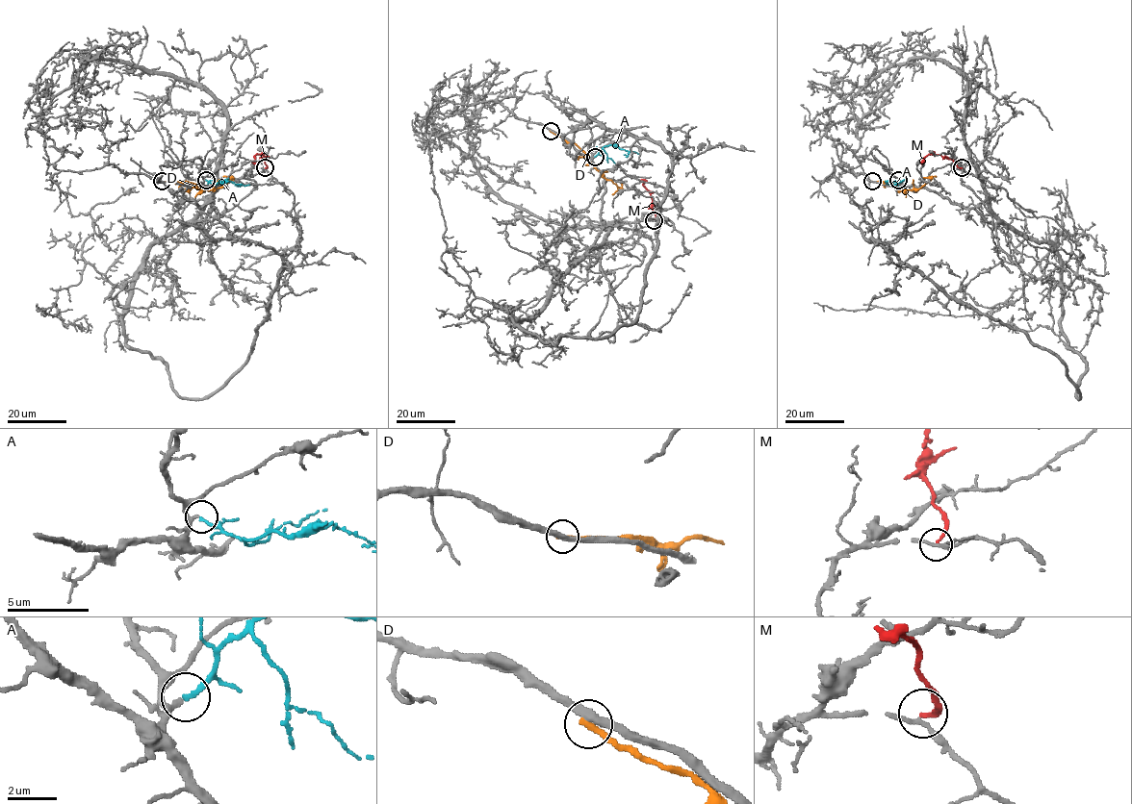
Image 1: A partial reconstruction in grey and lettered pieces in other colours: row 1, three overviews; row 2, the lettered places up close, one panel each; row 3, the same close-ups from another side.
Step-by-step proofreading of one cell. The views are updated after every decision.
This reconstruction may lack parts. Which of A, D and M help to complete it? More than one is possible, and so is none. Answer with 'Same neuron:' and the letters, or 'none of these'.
Same neuron: A

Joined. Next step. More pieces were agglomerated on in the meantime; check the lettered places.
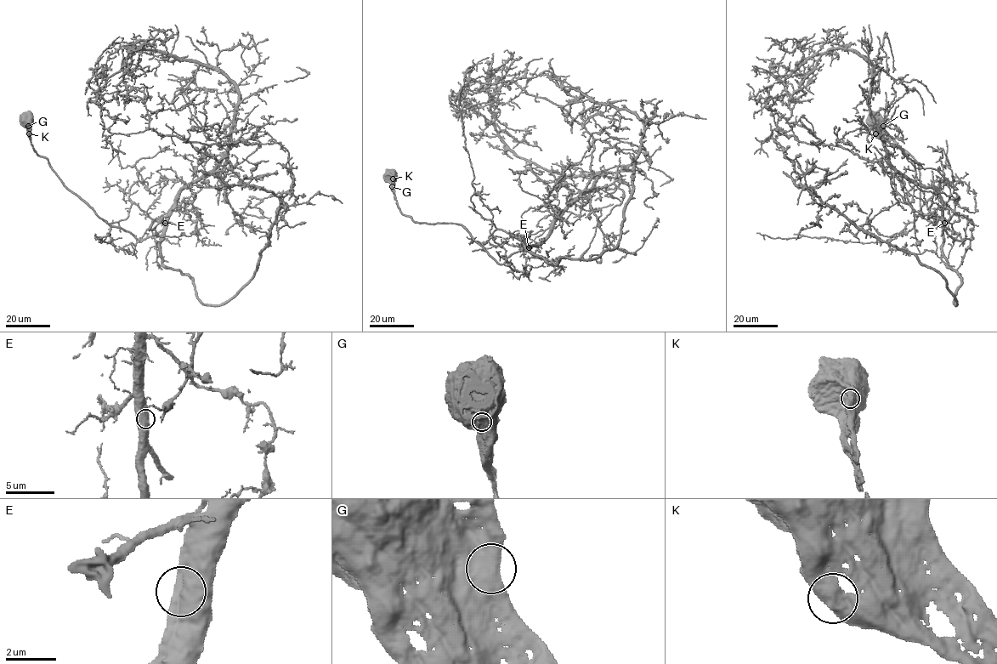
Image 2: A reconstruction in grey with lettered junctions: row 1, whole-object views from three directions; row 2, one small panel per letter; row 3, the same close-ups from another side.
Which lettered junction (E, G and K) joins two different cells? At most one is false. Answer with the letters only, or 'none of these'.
none of these

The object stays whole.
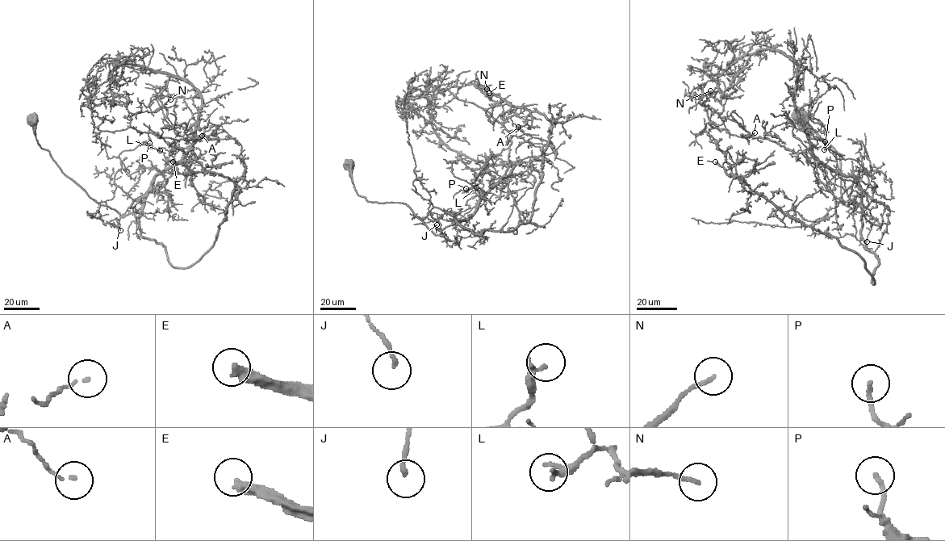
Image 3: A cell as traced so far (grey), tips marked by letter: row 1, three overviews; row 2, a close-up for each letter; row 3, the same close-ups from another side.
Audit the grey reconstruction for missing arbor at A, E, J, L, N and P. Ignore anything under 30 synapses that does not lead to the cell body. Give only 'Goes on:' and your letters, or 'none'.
Goes on: E

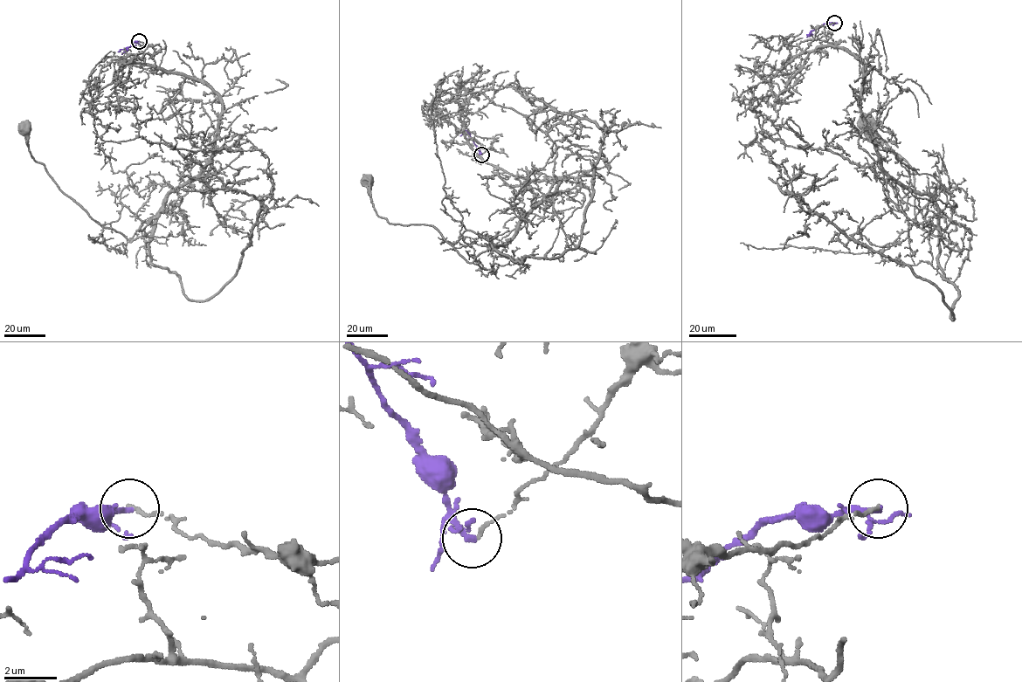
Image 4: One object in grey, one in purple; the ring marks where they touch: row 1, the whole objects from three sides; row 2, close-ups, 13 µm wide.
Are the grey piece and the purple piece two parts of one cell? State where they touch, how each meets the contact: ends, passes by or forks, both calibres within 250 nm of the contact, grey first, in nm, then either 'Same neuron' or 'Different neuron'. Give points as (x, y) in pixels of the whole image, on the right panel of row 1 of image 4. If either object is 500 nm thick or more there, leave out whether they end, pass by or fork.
Place: (834, 23). At the ring grey ends. At the ring purple passes by. Thickness 120 nm (grey) against 160 nm. Different neuron

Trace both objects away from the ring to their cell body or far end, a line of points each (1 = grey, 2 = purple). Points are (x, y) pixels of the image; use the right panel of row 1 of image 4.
1: (834, 23), (804, 51), (864, 64), (880, 165), (932, 198), (957, 251), (916, 223), (914, 171), (863, 125)
2: (834, 23), (825, 23), (810, 32), (813, 34)

